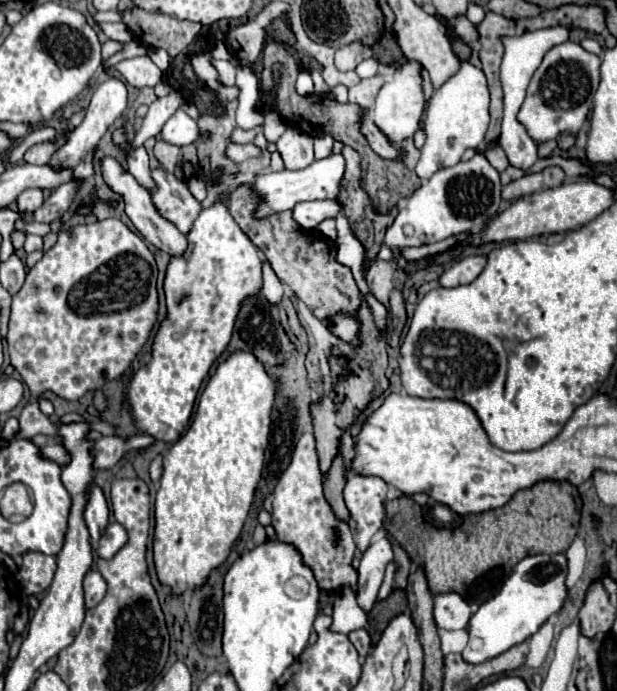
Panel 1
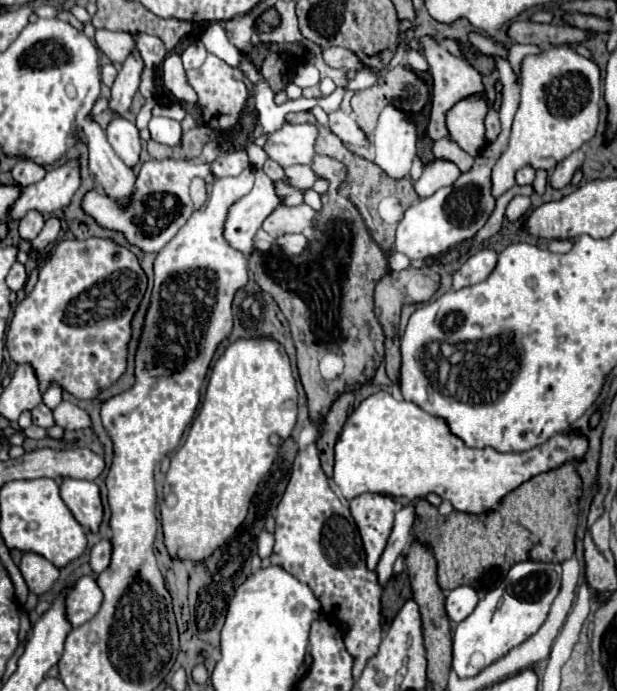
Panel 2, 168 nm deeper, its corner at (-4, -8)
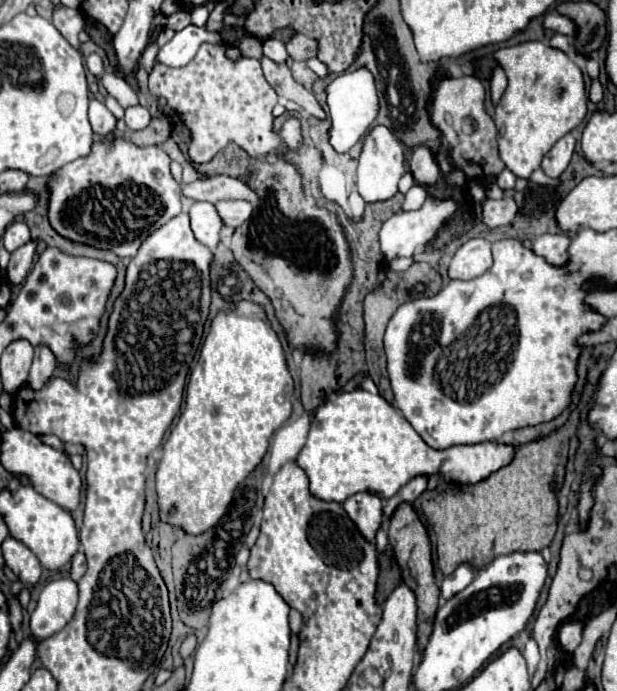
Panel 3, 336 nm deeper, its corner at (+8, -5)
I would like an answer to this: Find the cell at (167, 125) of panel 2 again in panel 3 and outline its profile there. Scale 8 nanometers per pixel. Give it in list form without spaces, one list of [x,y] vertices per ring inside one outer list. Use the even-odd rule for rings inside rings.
[[[128,106],[124,108],[124,122],[130,130],[142,130],[150,122],[150,112],[144,106]]]

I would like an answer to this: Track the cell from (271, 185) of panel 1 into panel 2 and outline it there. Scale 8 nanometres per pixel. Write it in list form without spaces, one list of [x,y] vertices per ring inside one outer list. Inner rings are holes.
[[[260,169],[256,171],[256,183],[248,195],[244,195],[240,201],[236,201],[226,219],[226,229],[224,237],[226,241],[242,251],[242,253],[254,253],[254,235],[278,205],[282,205],[284,197],[276,193],[276,183],[262,173]]]

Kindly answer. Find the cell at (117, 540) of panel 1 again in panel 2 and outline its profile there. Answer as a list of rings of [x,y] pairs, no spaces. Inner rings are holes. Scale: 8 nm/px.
[[[102,539],[100,543],[96,543],[90,551],[90,565],[94,573],[102,573],[104,569],[108,569],[110,557],[112,557],[112,543],[108,539]]]

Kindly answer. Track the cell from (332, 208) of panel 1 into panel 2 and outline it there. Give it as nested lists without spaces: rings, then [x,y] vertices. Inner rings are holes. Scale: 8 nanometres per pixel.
[[[302,203],[296,207],[286,205],[276,207],[276,211],[264,221],[262,229],[272,235],[280,235],[280,233],[304,233],[314,225],[316,225],[314,209]]]

